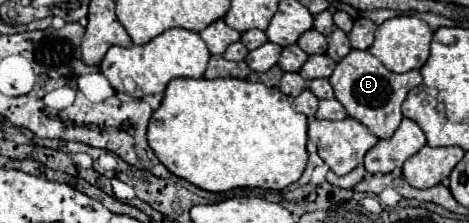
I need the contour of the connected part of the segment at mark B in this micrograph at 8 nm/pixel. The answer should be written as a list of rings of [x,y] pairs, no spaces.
[[[353,49],[349,55],[345,55],[333,75],[329,77],[329,83],[335,89],[335,99],[347,109],[349,117],[363,123],[375,137],[389,139],[403,115],[401,115],[401,103],[405,101],[407,93],[421,83],[419,71],[407,71],[407,73],[391,73],[377,57],[373,57],[369,51],[357,51]]]

